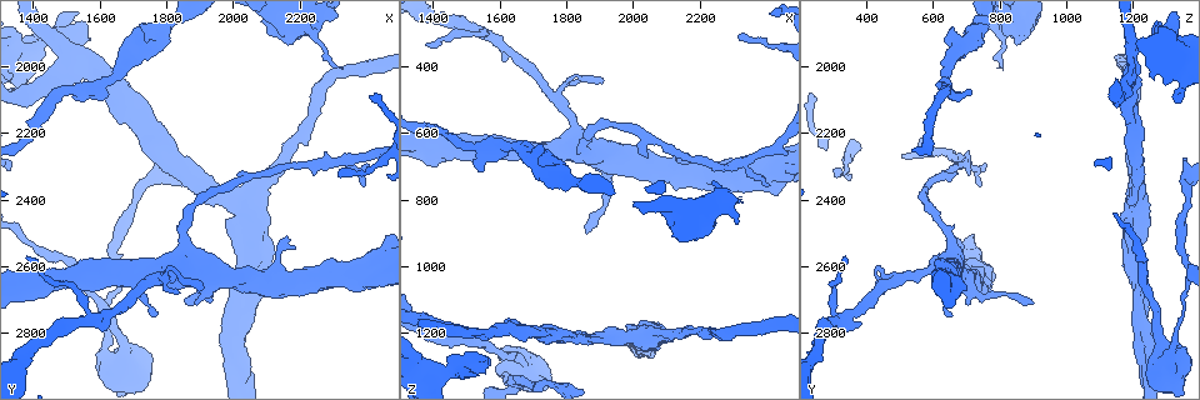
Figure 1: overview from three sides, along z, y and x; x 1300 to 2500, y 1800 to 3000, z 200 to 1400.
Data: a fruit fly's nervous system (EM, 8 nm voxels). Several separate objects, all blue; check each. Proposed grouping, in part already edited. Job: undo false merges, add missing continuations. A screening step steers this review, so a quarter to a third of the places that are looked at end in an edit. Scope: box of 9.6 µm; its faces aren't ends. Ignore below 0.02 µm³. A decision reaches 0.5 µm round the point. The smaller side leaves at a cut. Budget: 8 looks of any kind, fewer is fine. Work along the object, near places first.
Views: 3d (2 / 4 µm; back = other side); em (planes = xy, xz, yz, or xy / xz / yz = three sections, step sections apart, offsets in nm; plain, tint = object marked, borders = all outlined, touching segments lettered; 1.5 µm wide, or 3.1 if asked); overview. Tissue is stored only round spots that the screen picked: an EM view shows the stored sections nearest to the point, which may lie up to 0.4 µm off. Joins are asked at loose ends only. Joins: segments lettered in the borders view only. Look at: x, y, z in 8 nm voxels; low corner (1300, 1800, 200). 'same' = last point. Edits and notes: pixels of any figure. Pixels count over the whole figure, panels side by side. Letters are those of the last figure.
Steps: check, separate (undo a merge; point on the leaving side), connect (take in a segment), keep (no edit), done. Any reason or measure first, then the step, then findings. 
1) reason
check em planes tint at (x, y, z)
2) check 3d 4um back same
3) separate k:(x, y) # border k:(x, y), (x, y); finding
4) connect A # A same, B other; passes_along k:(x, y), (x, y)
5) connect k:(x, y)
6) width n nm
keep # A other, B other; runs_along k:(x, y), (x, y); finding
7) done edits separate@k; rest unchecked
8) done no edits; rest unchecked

thick turns thin
check em planes tint at (1770, 2630, 500)

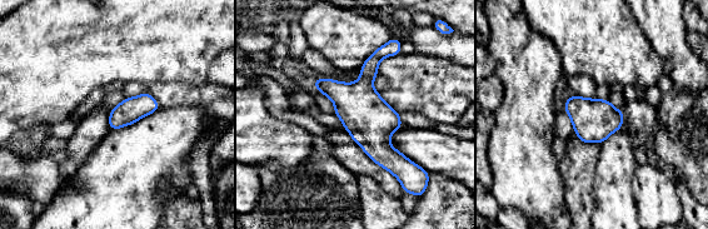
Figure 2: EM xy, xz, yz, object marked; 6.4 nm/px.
what lies round it
check em planes borders same

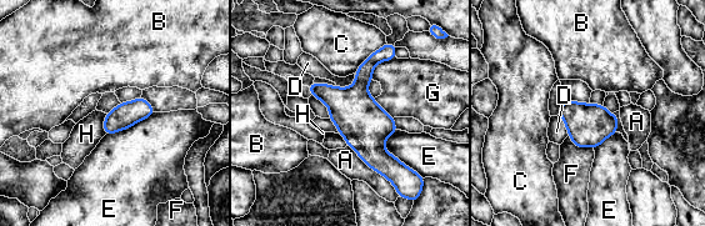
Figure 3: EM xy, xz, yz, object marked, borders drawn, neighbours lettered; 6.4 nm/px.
keep # A other, B other, C other, D other, E other, F other, G other, H other; border 3:(106, 114), (104, 134); one neuron here

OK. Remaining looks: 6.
check 3d 2um at (2390, 2350, 740)

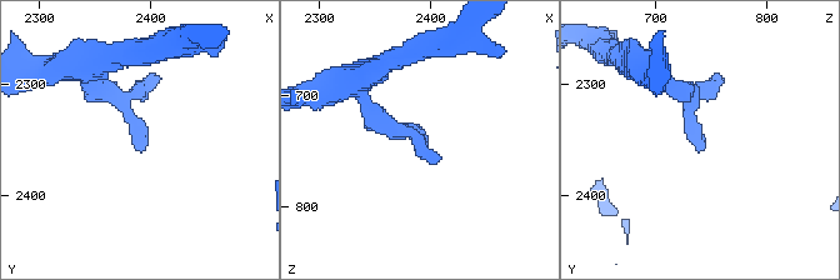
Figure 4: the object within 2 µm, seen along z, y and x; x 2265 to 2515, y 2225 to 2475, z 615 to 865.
shape alone is not enough
check em planes borders at (2388, 2360, 742)

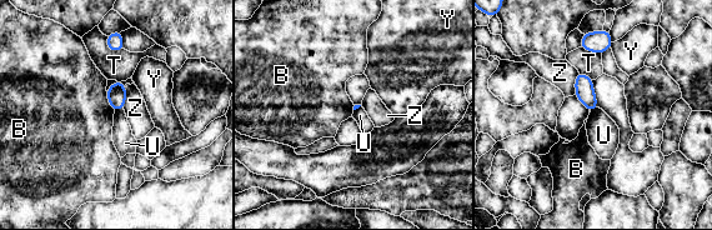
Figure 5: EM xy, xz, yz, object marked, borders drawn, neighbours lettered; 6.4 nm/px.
longest_contact Z 150 nm
keep # B other, T other, U other, Y other, Z other; border 5:(123, 108), (115, 111); no lettered segment goes on from it

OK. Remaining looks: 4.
thick turns thin
check 3d 2um at (2090, 2340, 1200)

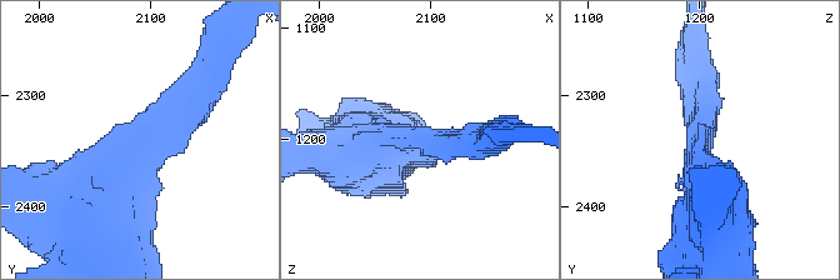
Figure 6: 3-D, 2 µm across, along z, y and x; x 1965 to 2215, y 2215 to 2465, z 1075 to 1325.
arm_widths 220, 600 nm; now the EM
check em planes borders at (2090, 2334, 1200)

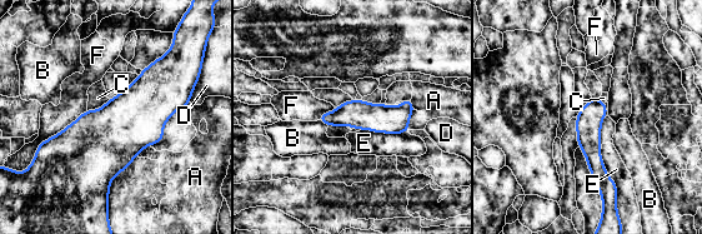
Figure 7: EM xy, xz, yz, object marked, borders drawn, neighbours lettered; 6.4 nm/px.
width 160 nm
keep # A other, B other, C other, D other, E other, F other; continuous, no second neuron

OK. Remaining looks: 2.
done no edits; rest unchecked

